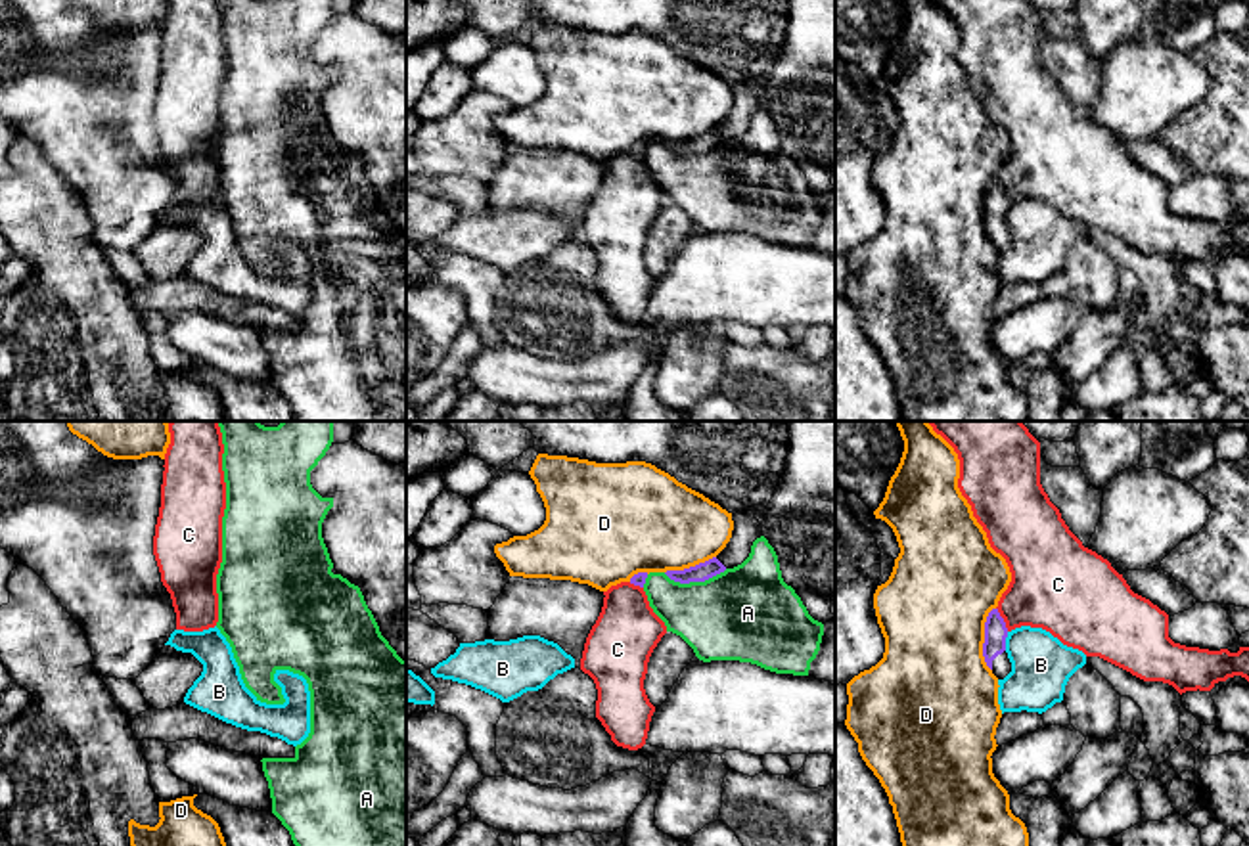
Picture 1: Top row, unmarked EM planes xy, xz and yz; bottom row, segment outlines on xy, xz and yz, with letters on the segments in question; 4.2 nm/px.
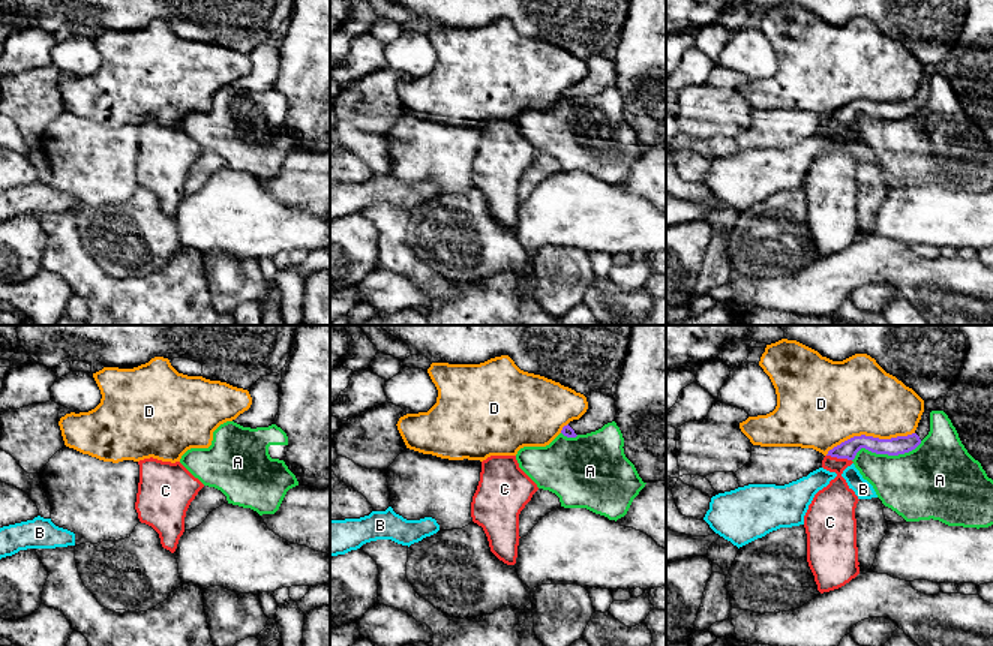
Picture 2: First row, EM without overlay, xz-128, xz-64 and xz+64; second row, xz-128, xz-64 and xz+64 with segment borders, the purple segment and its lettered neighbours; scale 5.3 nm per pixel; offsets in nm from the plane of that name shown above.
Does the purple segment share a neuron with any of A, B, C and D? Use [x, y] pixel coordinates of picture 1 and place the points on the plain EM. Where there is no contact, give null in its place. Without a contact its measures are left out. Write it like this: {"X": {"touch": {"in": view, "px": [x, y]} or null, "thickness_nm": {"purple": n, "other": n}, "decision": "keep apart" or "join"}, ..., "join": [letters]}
{"A": {"touch": {"in": "xz", "px": [694, 152]}, "thickness_nm": {"purple": 80, "other": 400}, "decision": "keep apart"}, "B": {"touch": {"in": "yz", "px": [1004, 213]}, "thickness_nm": {"purple": 100, "other": 260}, "decision": "keep apart"}, "C": {"touch": {"in": "yz", "px": [1002, 190]}, "thickness_nm": {"purple": 100, "other": 360}, "decision": "keep apart"}, "D": {"touch": {"in": "yz", "px": [985, 211]}, "thickness_nm": {"purple": 100, "other": 440}, "decision": "keep apart"}, "join": []}

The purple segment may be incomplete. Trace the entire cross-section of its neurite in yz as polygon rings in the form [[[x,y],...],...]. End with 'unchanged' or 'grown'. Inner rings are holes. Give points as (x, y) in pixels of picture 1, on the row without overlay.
[[[992,180],[985,193],[983,228],[987,237],[998,251],[1011,243],[1011,234],[1006,224],[1008,199],[998,180]]] | grown

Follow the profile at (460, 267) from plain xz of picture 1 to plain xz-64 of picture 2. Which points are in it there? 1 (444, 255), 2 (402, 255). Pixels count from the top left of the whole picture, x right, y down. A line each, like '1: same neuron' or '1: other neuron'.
1: other neuron
2: same neuron

